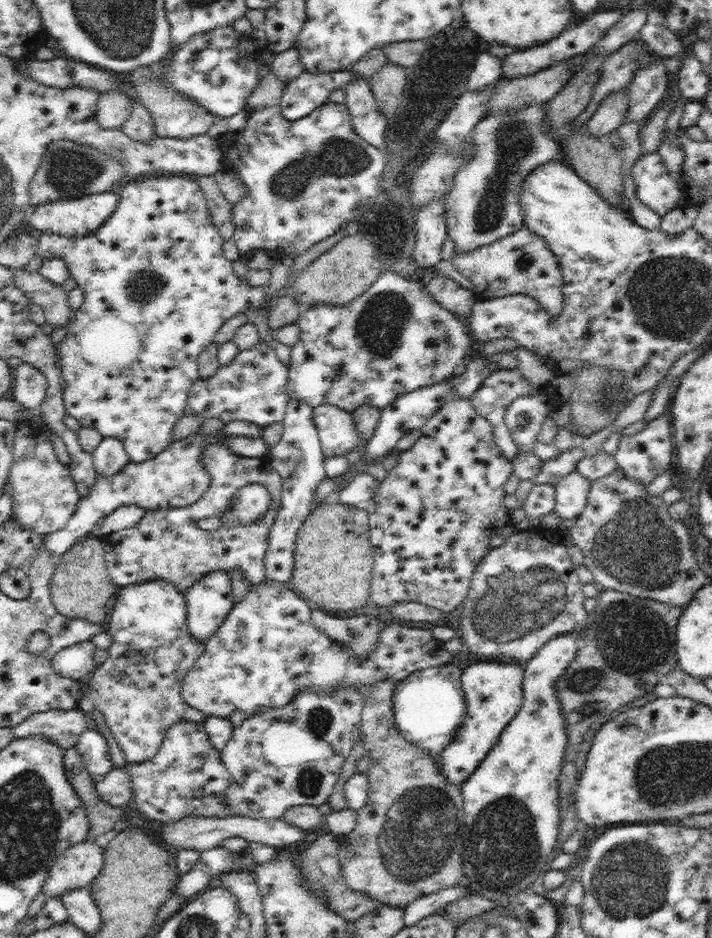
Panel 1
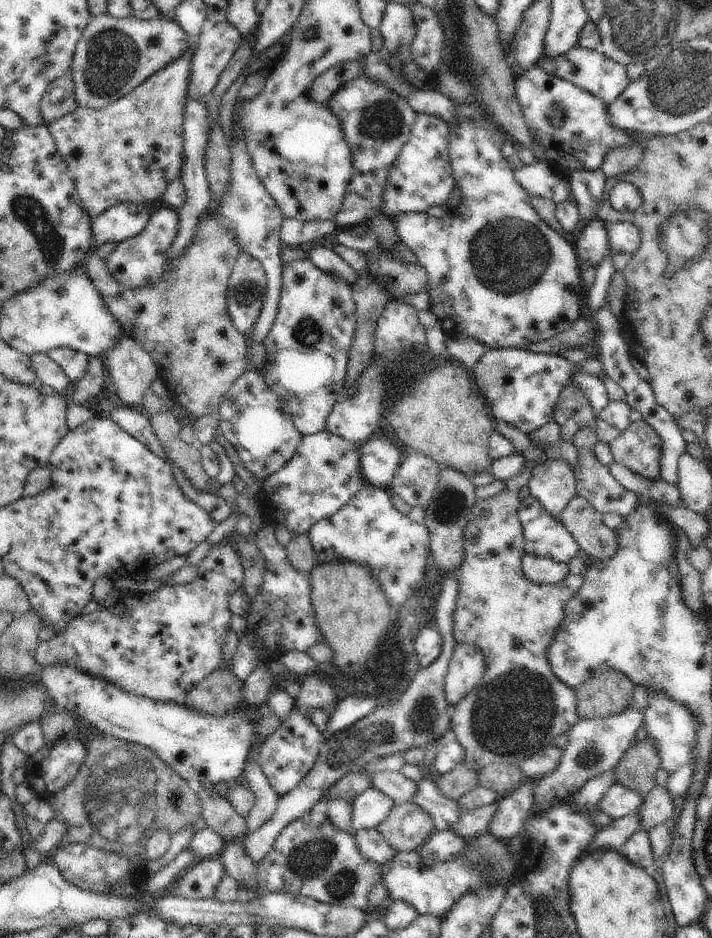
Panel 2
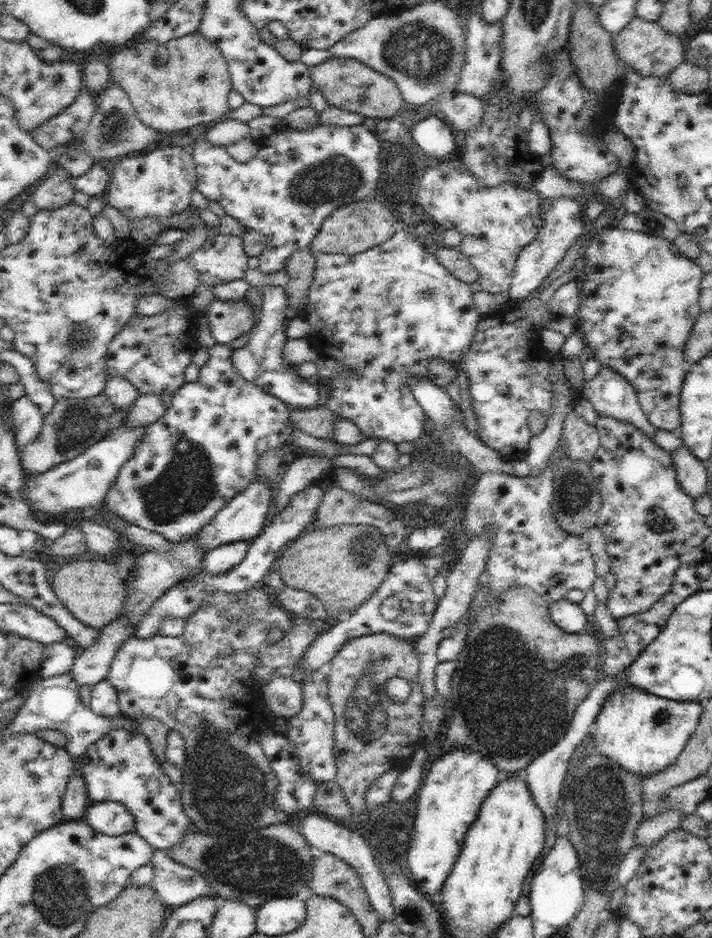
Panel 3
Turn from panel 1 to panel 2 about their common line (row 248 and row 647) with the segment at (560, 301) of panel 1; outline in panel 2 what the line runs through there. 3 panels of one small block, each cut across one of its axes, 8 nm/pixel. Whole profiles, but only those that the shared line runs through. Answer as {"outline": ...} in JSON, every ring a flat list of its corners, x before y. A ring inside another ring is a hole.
{"outline":[[532,464,527,465,525,470,522,467,520,474,512,476,508,480,504,481,505,489,500,491,494,496,488,497,487,499,482,499,476,501,474,506,471,508,471,513,469,516,469,521,467,527,465,528,465,561,458,572,459,579,459,593,457,594,454,618,453,618,453,637,458,645,463,645,468,643,469,645,477,646,484,655,486,662,486,670,482,675,482,680,478,683,478,686,464,697,455,707,454,715,451,717,449,722,449,730,455,734,455,740,462,745,464,748,464,756,462,757,462,762,475,764,475,767,480,772,481,769,491,765,492,763,502,763,505,765,520,765,523,760,526,760,530,755,536,754,544,747,553,744,556,737,561,737,562,735,568,735,568,733,574,728,575,724,579,721,579,716,577,715,577,694,575,689,568,686,565,682,562,682,556,674,552,672,552,667,550,661,548,660,548,651,550,650,550,645,557,634,557,630,560,628,564,617,566,616,567,606,573,596,580,590,583,583,583,574,580,575,566,575,564,580,553,585,539,585,532,582,521,569,522,557,526,553,524,550,524,531,522,523,518,518,517,512,521,503,518,498,518,492,521,488,524,488,529,483,531,477]]}

